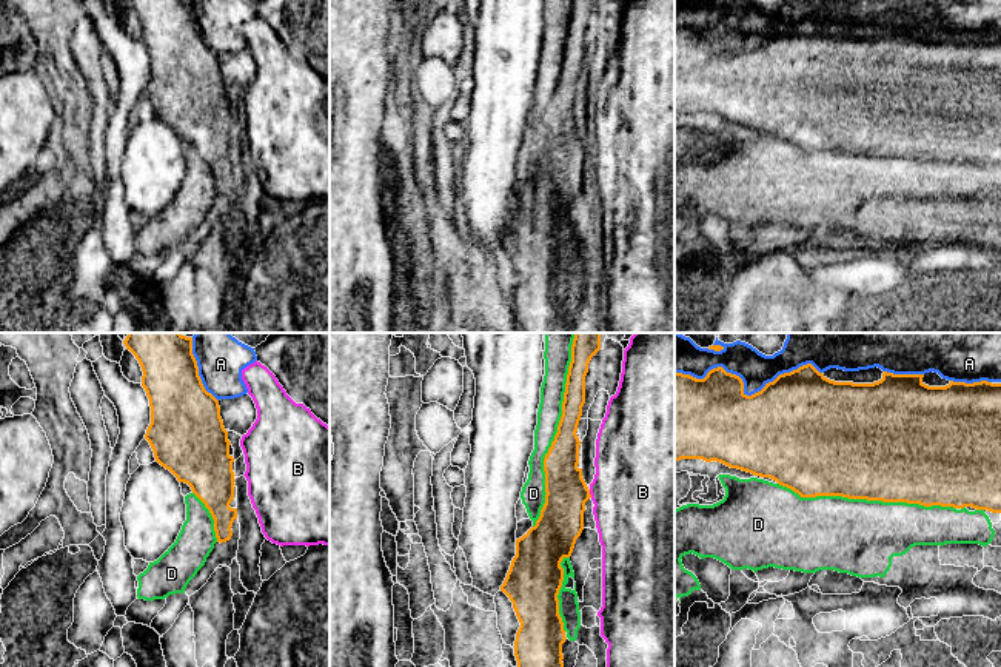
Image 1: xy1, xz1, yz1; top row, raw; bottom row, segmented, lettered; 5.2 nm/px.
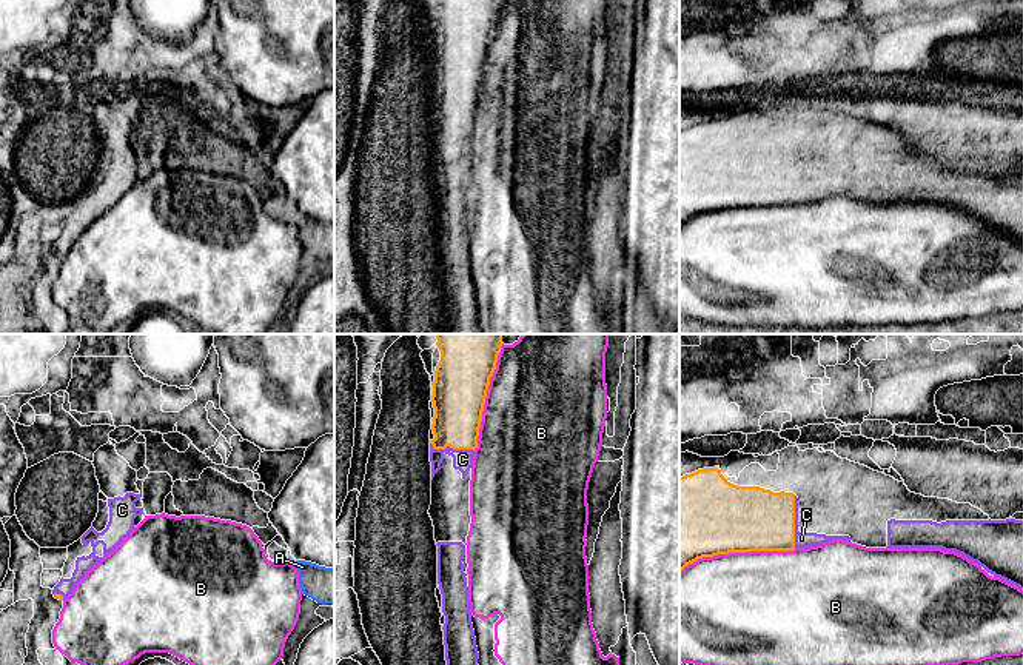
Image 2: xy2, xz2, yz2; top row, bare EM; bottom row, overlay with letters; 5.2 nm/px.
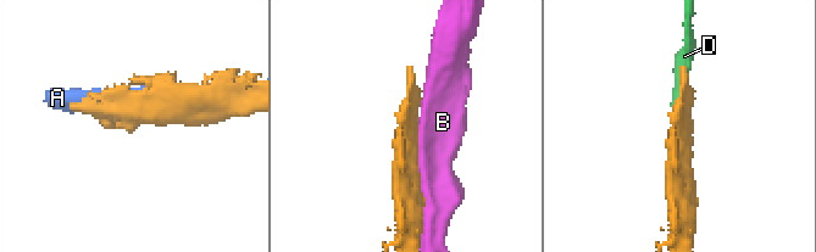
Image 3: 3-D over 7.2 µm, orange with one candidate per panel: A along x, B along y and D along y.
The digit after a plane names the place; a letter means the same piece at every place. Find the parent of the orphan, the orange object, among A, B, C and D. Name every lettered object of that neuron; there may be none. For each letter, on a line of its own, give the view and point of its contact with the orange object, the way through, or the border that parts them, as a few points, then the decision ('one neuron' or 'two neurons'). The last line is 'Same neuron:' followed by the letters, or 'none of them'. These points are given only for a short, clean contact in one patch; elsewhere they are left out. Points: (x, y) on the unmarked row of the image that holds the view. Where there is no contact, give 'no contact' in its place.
A: yz1 (743, 45) | two neurons
B: yz2 (737, 207) | two neurons
C: yz2 (794, 177) | one neuron
D: xz1 (555, 91) | two neurons
Same neuron: C

